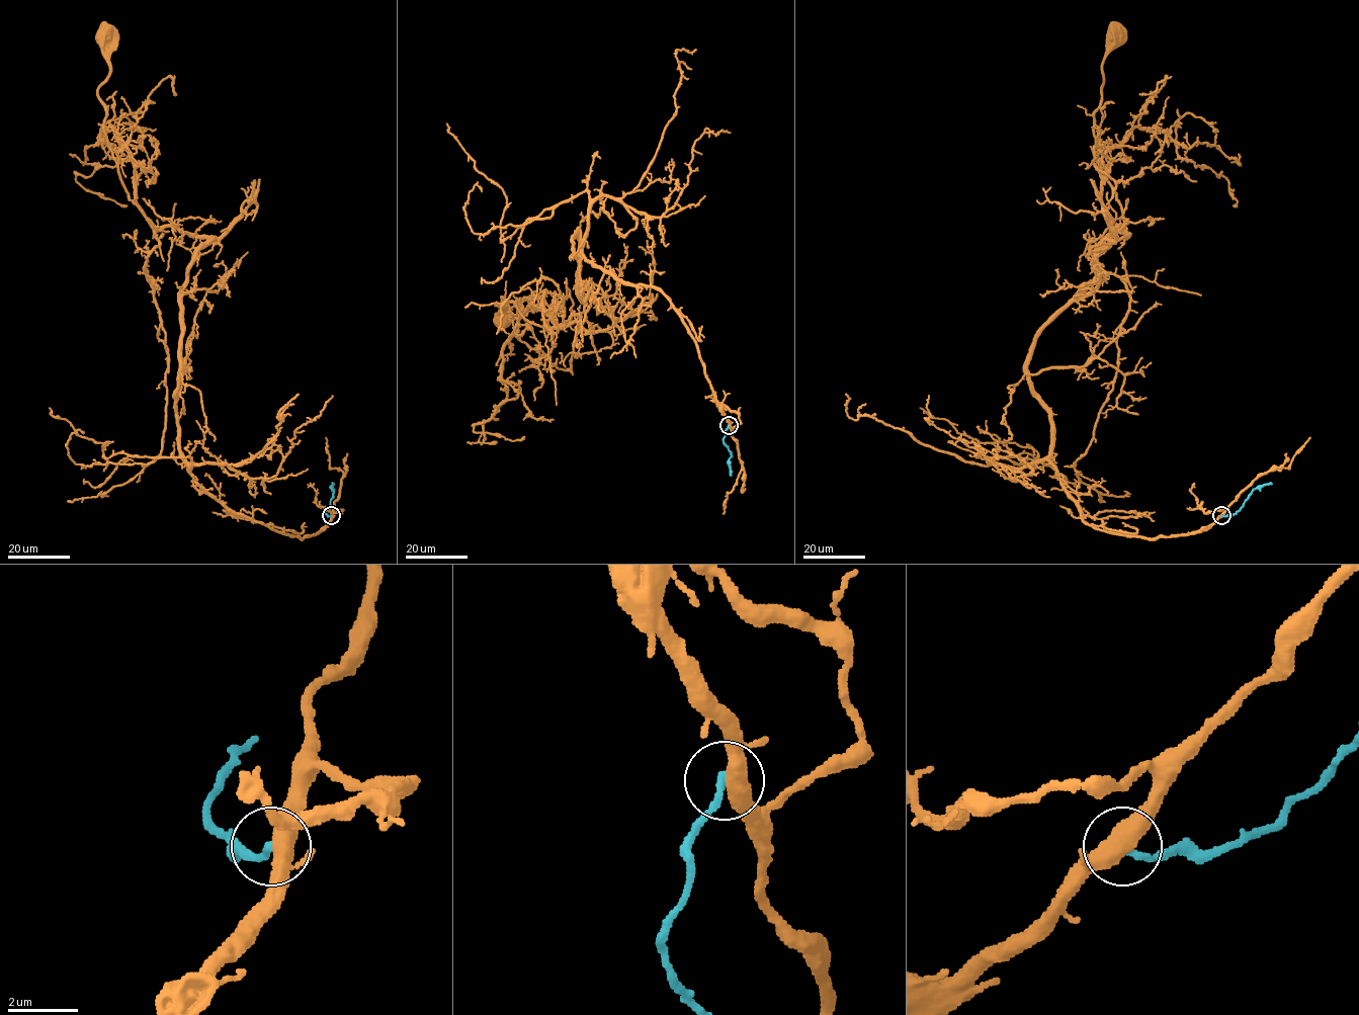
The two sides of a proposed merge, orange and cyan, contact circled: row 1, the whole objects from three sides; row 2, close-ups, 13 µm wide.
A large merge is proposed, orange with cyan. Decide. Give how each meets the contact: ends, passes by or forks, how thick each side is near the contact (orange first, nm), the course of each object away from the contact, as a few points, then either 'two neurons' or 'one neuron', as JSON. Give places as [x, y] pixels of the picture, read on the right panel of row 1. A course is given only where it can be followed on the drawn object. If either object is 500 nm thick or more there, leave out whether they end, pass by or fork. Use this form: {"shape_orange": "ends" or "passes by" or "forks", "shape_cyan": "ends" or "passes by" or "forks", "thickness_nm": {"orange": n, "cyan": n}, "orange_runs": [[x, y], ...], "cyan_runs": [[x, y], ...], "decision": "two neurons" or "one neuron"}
{"thickness_nm": {"orange": 500, "cyan": 220}, "orange_runs": [[1222, 515], [1154, 538], [1086, 522], [1028, 370], [1035, 335], [1096, 285], [1124, 228], [1093, 132], [1119, 38]], "cyan_runs": [[1222, 515], [1236, 513], [1253, 490], [1271, 483]], "decision": "two neurons"}

